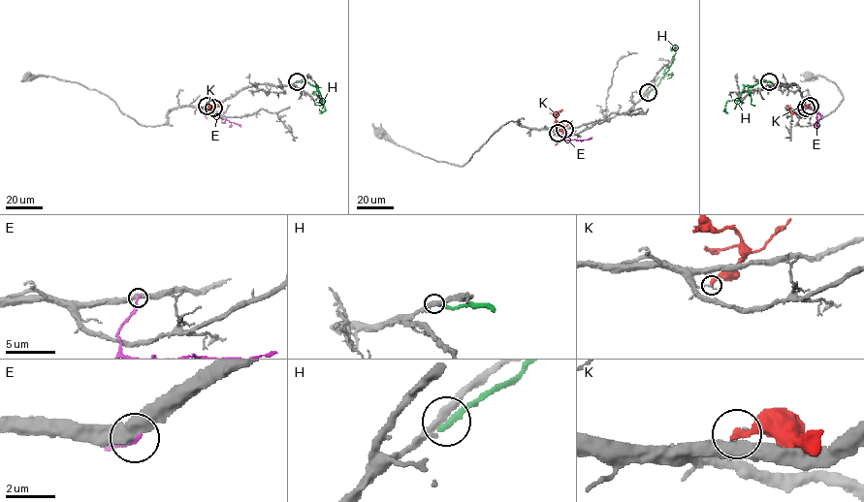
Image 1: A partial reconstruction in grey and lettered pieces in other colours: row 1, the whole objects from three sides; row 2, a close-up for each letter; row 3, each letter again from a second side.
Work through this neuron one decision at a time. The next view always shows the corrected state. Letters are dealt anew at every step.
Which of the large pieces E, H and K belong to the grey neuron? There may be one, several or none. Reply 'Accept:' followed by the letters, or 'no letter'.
Accept: no letter

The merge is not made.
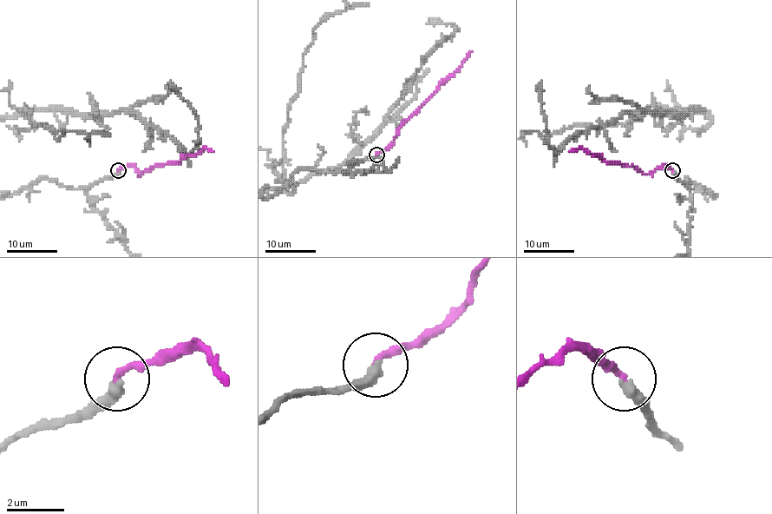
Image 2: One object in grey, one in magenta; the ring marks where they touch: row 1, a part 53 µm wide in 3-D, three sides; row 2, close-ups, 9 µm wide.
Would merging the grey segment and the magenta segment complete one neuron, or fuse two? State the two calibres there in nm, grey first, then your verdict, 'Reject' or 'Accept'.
Thickness 400 nm (grey) against 240 nm. Accept

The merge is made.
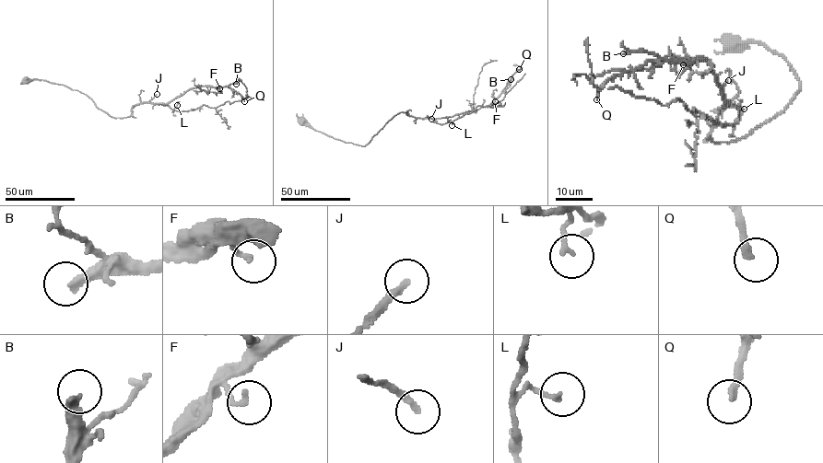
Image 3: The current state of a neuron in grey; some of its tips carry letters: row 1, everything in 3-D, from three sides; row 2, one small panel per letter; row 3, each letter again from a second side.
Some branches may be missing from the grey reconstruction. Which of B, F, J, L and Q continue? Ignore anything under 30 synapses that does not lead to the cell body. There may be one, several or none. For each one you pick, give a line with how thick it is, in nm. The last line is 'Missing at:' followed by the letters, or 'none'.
B: 320 nm thick
Missing at: B

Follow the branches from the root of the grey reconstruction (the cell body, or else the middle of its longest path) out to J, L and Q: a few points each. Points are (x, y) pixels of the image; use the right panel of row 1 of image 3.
J: (733, 45), (759, 42), (779, 53), (793, 71), (799, 91), (781, 111), (746, 136), (712, 142), (728, 80)
L: (733, 45), (761, 43), (799, 84), (746, 136), (712, 142), (725, 104), (742, 109), (738, 119), (744, 109)
Q: (733, 45), (761, 43), (799, 84), (738, 140), (711, 141), (727, 105), (703, 59), (648, 60), (596, 99)

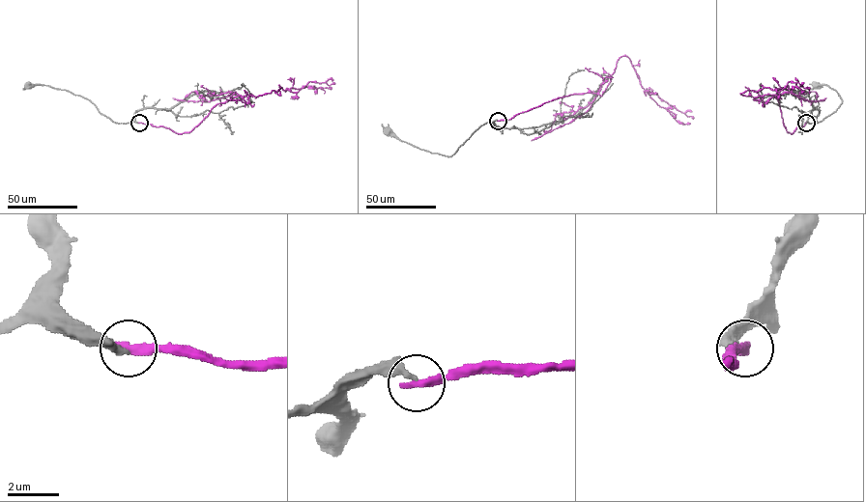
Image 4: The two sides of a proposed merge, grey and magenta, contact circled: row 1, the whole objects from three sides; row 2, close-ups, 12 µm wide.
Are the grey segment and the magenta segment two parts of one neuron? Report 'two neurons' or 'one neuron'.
two neurons

